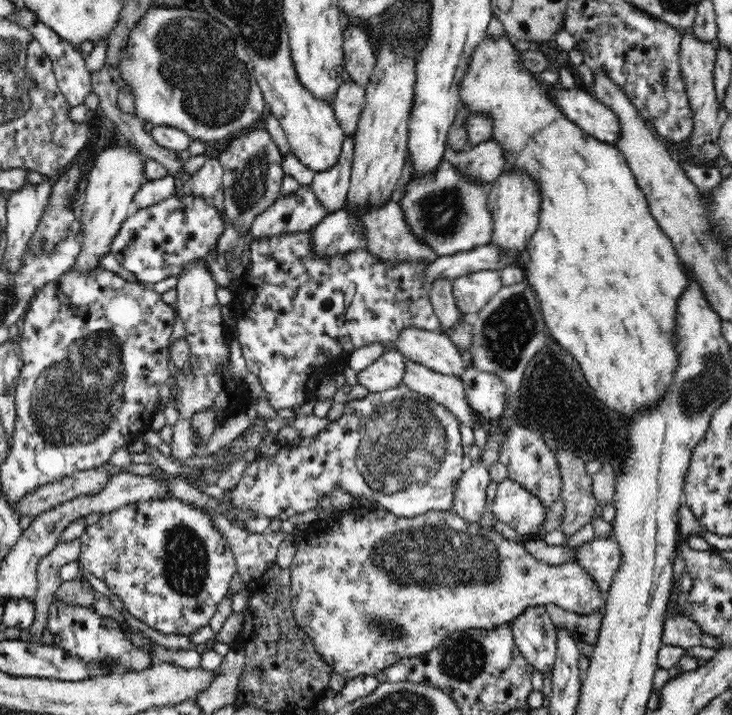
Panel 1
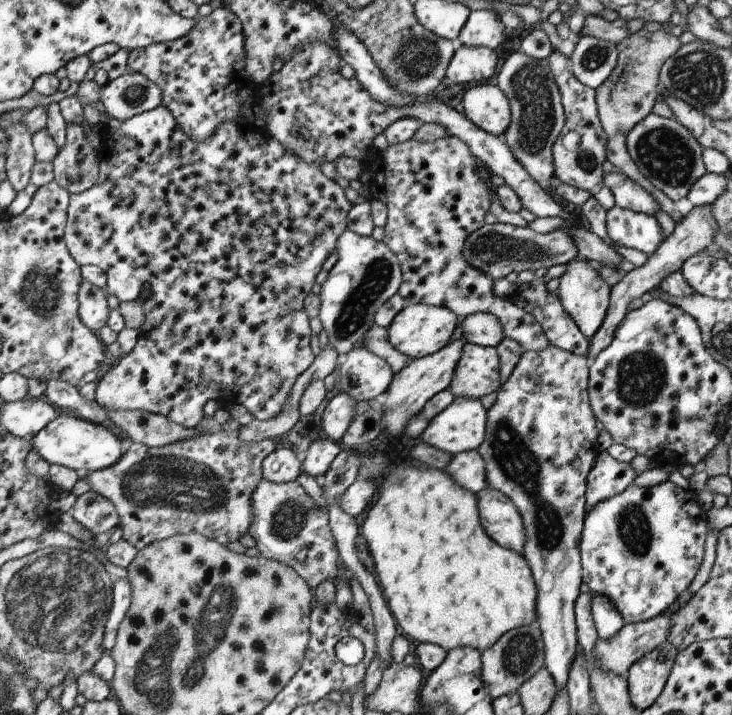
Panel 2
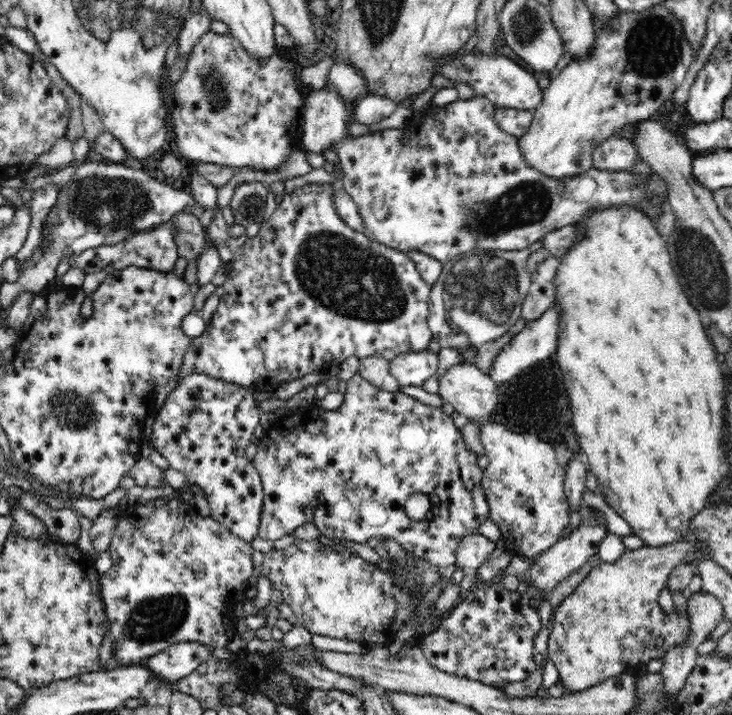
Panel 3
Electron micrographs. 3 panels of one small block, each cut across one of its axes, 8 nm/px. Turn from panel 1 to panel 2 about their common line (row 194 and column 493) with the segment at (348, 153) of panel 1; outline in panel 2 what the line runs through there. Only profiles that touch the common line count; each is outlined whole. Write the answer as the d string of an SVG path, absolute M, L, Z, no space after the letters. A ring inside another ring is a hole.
M477 312L460 320L462 338L468 343L496 348L505 337L502 323L492 313Z

